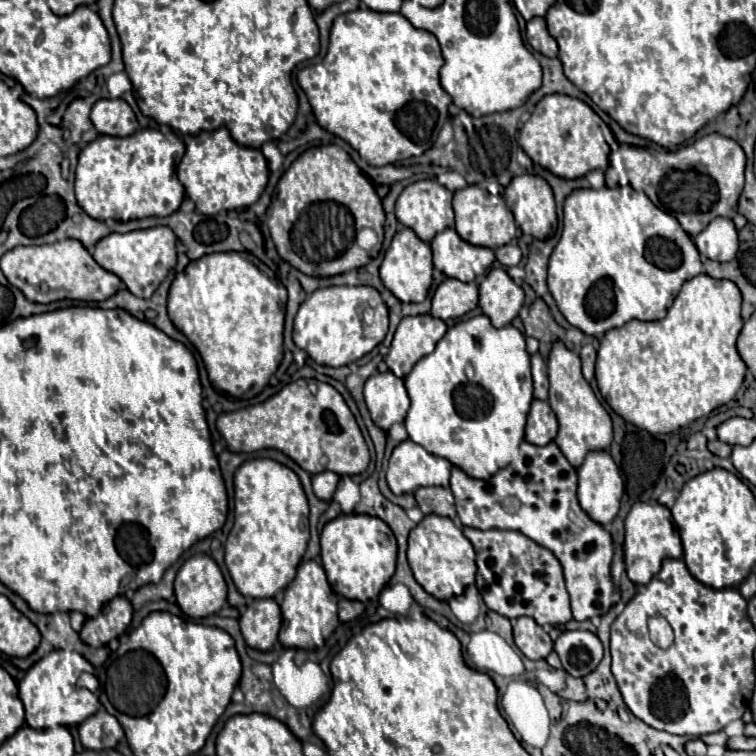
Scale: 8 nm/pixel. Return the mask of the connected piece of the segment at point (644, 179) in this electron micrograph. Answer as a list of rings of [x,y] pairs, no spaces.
[[[720,134],[702,136],[700,140],[696,140],[688,146],[682,146],[678,150],[658,150],[657,152],[650,148],[620,144],[619,148],[609,155],[606,186],[608,188],[631,186],[635,191],[637,188],[641,188],[646,192],[646,196],[654,202],[654,206],[658,206],[660,210],[674,216],[680,222],[680,226],[684,228],[684,232],[694,238],[714,218],[730,216],[730,212],[738,204],[738,196],[744,188],[744,164],[746,164],[746,156],[744,156],[744,150],[740,148],[740,144],[736,144],[732,138],[726,138]]]

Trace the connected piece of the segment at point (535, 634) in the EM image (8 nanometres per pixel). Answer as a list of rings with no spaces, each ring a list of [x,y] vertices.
[[[522,616],[512,622],[514,626],[514,642],[520,648],[520,652],[530,660],[546,658],[552,652],[552,640],[542,630],[542,626],[536,624],[536,620]]]

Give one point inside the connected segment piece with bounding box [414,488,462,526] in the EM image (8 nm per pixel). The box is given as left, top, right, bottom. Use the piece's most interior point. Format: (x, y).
(440, 501)

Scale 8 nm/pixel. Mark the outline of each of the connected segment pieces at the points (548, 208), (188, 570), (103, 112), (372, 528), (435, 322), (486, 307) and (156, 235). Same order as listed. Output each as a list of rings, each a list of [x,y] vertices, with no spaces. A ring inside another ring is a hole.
[[[516,176],[506,186],[504,200],[524,234],[544,240],[558,224],[552,188],[540,176]]]
[[[192,556],[182,564],[174,580],[174,596],[190,618],[206,618],[226,604],[226,582],[218,564],[206,556]]]
[[[120,98],[98,100],[92,108],[90,120],[100,134],[106,136],[130,136],[138,130],[138,120],[132,108]]]
[[[342,514],[330,520],[320,534],[320,546],[322,566],[332,590],[348,600],[368,602],[376,598],[396,570],[396,538],[388,524],[374,516]]]
[[[430,314],[402,318],[394,332],[390,352],[384,358],[390,372],[398,378],[404,378],[420,358],[434,350],[444,332],[446,324]]]
[[[490,270],[480,284],[480,308],[496,328],[508,326],[524,304],[524,290],[506,274]]]
[[[168,226],[108,234],[104,240],[100,240],[100,244],[96,244],[92,256],[104,270],[114,272],[134,296],[150,298],[168,272],[176,266],[176,234]]]

